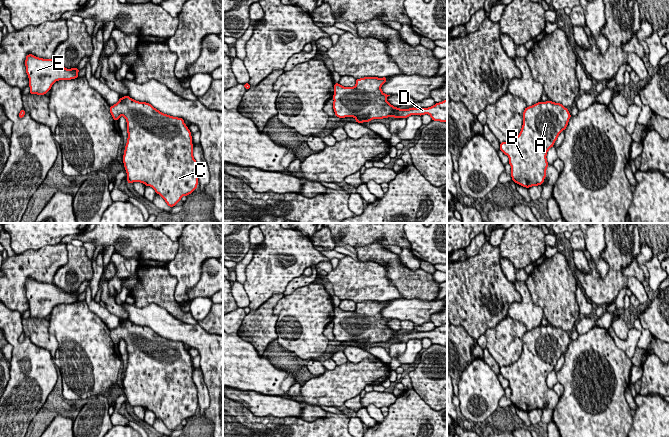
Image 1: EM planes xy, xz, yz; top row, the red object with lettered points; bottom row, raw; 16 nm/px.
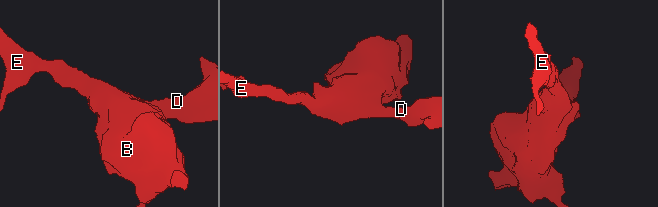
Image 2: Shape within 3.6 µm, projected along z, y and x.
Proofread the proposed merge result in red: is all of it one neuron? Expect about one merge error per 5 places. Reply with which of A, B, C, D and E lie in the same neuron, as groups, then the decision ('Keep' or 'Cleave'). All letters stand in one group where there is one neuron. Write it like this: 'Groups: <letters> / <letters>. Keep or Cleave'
Groups: A B C D E. Keep

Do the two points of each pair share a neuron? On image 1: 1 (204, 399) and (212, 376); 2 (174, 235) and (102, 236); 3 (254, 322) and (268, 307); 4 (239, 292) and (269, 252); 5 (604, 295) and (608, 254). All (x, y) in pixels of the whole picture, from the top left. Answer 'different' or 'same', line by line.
1: different
2: different
3: same
4: different
5: same

